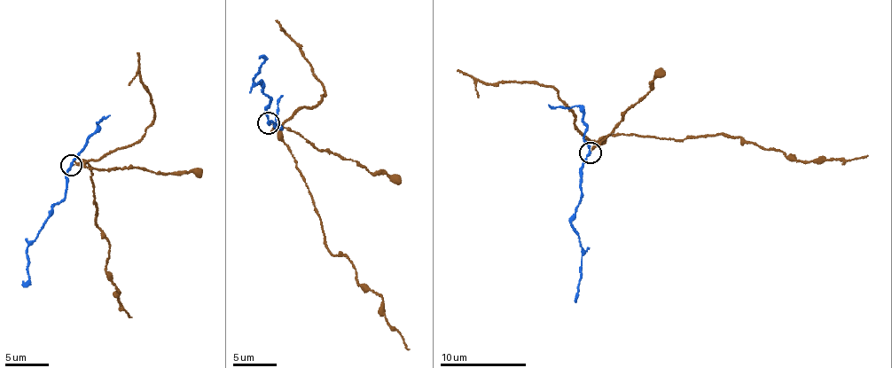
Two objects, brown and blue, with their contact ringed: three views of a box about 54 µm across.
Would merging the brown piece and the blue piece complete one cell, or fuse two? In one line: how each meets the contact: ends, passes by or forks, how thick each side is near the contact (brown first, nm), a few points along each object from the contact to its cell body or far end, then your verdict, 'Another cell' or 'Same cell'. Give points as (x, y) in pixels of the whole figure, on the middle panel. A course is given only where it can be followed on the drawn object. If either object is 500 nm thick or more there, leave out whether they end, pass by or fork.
At the ring brown passes by. At the ring blue passes by. Thickness 120 nm (brown) against 180 nm. Course of brown: (269, 122), (293, 153), (319, 216), (324, 246), (350, 259), (356, 284), (379, 297), (387, 324), (409, 349). Course of blue: (269, 122), (266, 111), (271, 98), (263, 90), (264, 82), (259, 84), (253, 79), (265, 58), (262, 55). Another cell

